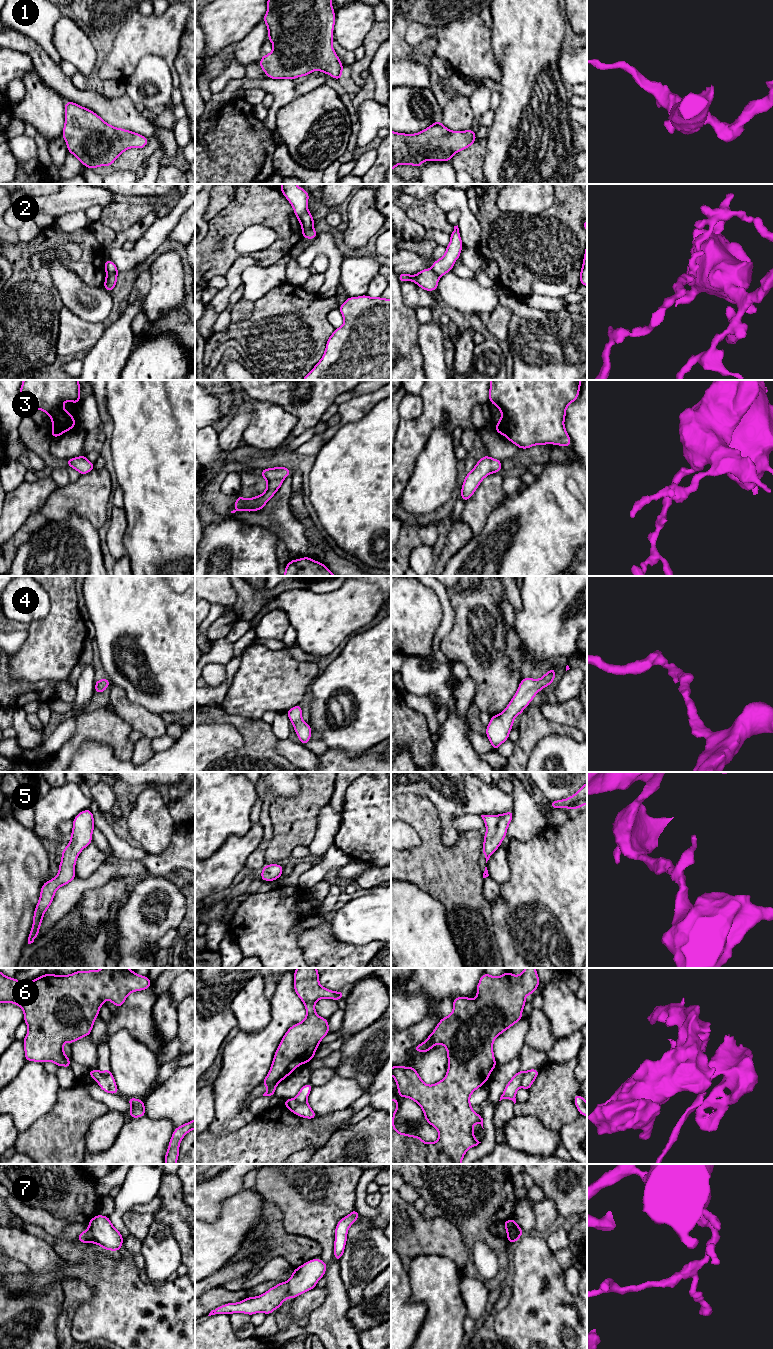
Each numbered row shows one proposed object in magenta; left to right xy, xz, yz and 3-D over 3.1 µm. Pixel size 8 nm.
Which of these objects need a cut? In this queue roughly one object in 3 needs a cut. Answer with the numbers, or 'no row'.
2, 6, 7

